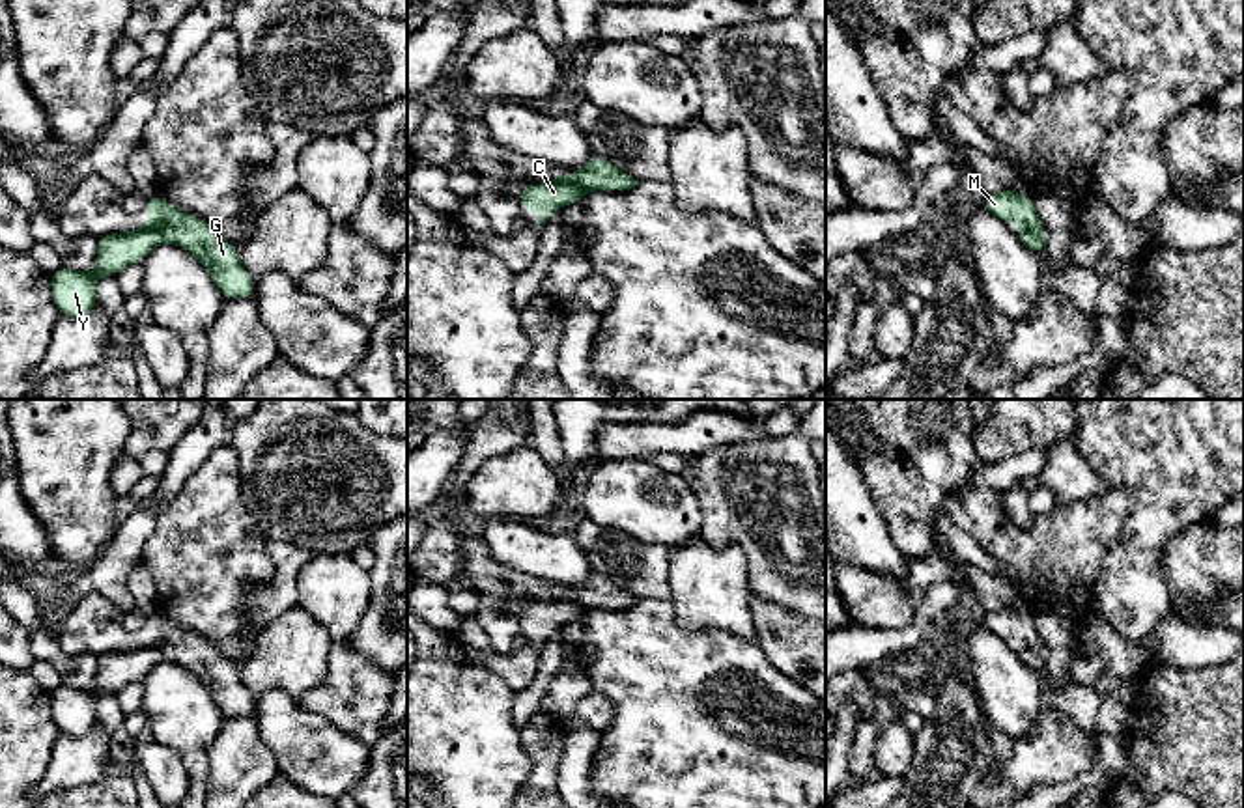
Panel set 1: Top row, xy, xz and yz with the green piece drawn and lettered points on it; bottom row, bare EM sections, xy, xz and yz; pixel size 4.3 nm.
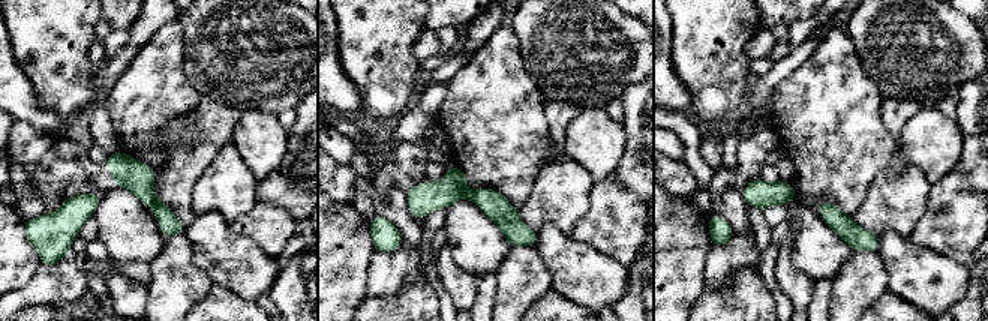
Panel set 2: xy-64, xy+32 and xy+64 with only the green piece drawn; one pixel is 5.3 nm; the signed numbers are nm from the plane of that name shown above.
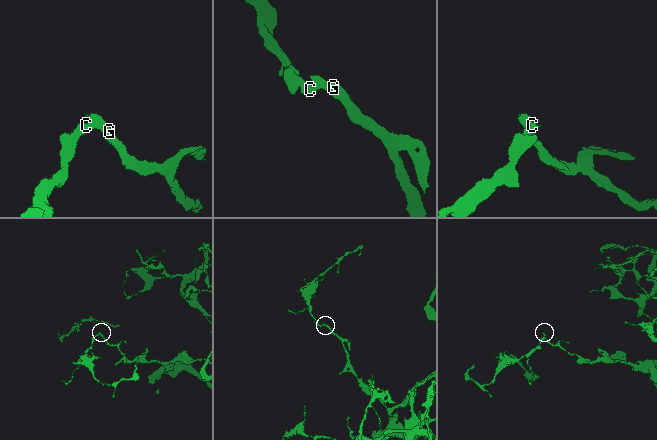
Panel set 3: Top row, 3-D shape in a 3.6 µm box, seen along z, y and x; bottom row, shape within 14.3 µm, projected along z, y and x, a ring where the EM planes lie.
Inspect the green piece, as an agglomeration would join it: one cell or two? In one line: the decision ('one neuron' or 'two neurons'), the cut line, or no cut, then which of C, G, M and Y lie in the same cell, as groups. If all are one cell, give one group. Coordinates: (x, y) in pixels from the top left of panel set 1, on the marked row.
two neurons; cut in xy along (146, 228), (152, 228), (165, 241); C Y / G M

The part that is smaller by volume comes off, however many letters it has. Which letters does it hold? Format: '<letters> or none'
C, Y

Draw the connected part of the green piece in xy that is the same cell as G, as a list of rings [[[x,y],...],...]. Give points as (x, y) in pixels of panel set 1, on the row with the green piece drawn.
[[[164,196],[148,203],[148,230],[192,254],[211,274],[224,299],[254,299],[254,278],[239,252],[209,222],[179,211]]]

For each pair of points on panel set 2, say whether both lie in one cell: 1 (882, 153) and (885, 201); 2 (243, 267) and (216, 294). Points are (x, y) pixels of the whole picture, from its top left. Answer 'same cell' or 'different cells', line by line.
1: different cells
2: different cells

